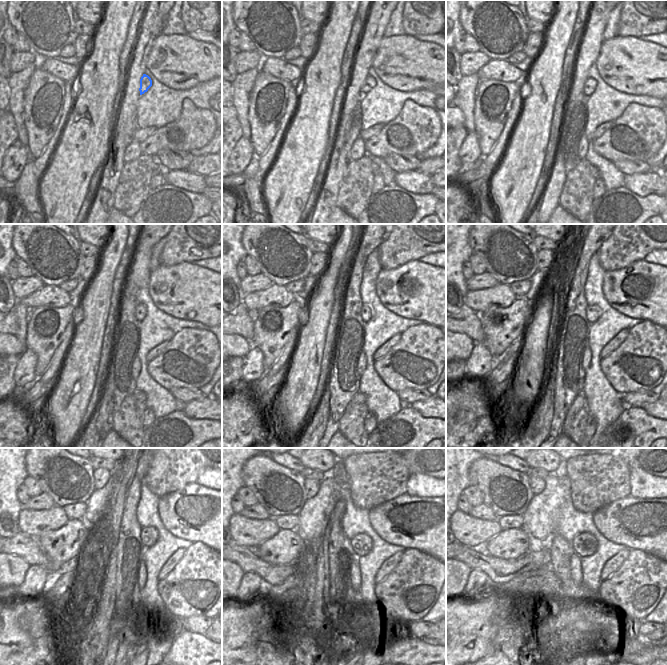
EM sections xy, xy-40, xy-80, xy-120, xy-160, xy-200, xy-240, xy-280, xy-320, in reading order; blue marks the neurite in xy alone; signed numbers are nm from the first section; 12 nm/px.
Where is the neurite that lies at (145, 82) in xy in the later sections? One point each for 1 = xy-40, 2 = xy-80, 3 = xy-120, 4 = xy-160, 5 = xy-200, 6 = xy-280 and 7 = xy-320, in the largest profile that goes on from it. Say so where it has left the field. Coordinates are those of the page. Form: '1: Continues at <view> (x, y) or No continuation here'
1: Continues at xy-40 (369, 82)
2: Continues at xy-80 (590, 85)
3: Continues at xy-120 (141, 311)
4: Continues at xy-160 (366, 315)
5: Continues at xy-200 (593, 312)
6: Continues at xy-280 (362, 544)
7: Continues at xy-320 (585, 544).

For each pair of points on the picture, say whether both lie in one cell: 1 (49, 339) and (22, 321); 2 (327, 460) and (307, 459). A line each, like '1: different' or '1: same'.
1: different
2: same

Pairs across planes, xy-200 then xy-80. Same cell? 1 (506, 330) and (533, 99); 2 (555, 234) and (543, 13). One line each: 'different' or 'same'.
1: different
2: same

